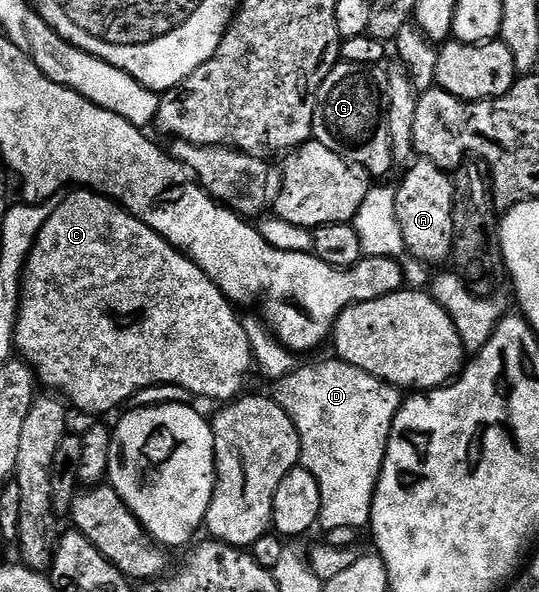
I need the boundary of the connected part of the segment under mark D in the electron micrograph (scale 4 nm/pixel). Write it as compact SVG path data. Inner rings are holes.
M330 358L320 364L307 364L296 367L285 378L274 385L273 399L293 418L301 442L302 467L317 478L321 490L321 514L318 527L332 532L337 527L353 527L363 530L371 523L371 503L375 497L375 487L385 462L385 450L389 442L389 430L401 403L400 389L394 388L373 374L344 360Z

